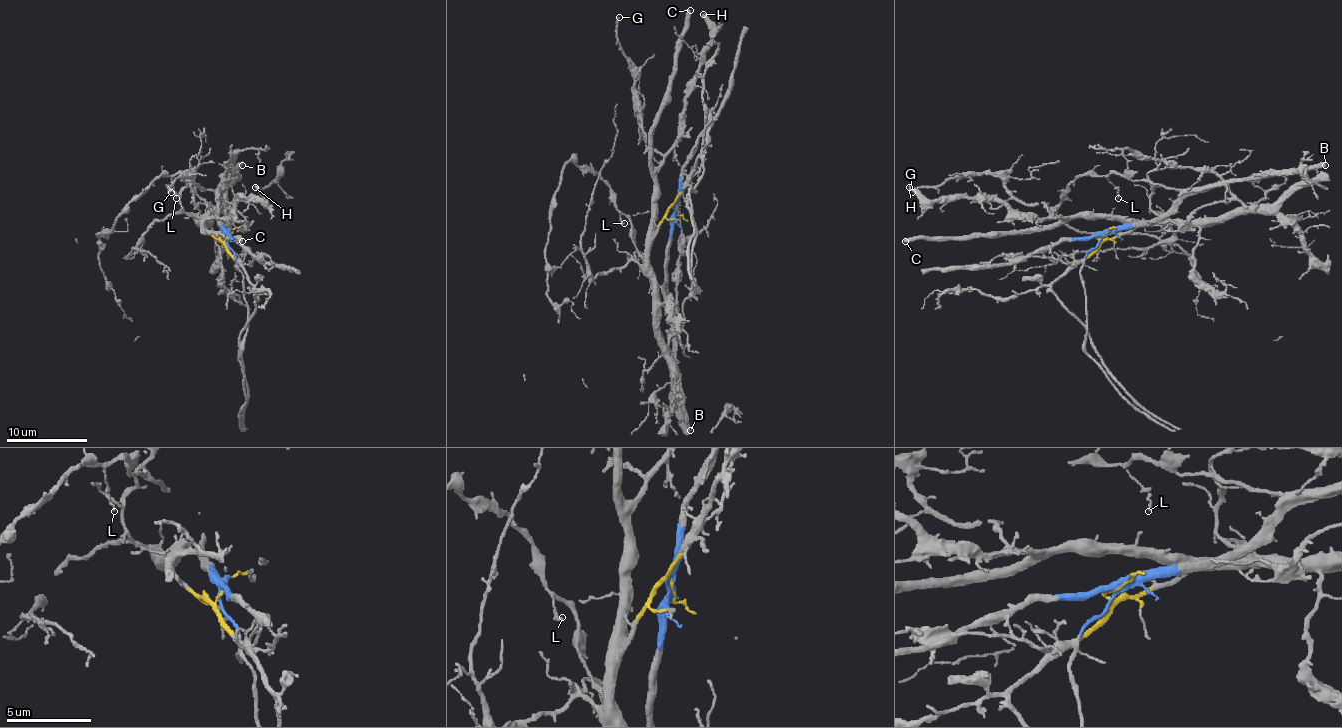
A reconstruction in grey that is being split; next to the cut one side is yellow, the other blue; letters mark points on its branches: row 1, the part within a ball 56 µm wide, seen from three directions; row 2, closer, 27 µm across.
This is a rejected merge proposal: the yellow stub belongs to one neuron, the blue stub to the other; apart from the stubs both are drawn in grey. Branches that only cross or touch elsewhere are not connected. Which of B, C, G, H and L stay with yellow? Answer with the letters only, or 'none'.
C, G, H

